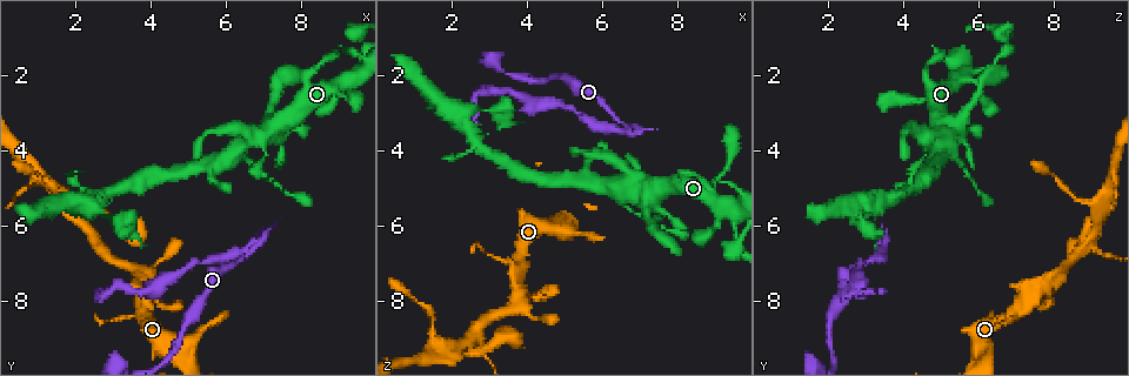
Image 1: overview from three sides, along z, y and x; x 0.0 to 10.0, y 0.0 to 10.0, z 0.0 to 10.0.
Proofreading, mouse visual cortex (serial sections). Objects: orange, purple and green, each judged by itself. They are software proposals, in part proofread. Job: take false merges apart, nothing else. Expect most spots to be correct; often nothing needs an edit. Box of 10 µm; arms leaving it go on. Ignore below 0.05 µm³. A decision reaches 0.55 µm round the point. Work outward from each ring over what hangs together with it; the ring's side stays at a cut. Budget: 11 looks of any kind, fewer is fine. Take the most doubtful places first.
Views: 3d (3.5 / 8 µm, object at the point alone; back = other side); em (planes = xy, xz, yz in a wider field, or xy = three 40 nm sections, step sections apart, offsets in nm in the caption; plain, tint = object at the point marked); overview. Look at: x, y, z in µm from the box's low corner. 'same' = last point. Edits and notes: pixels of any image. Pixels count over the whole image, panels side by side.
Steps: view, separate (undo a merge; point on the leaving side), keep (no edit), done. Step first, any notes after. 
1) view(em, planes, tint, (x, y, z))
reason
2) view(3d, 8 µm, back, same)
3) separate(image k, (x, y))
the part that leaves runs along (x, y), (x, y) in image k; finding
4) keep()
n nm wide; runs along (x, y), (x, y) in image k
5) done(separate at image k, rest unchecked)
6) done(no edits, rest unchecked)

view(3d, 8 µm, (6.55, 6.75, 3.45))
narrows sharply

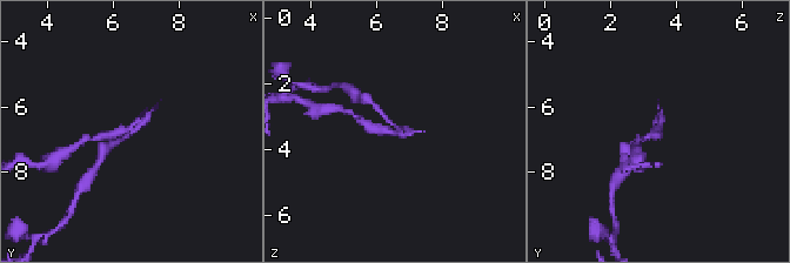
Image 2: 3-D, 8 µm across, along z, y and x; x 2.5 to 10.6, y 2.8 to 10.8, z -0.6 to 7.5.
view(3d, 3.5 µm, same)
zoom in

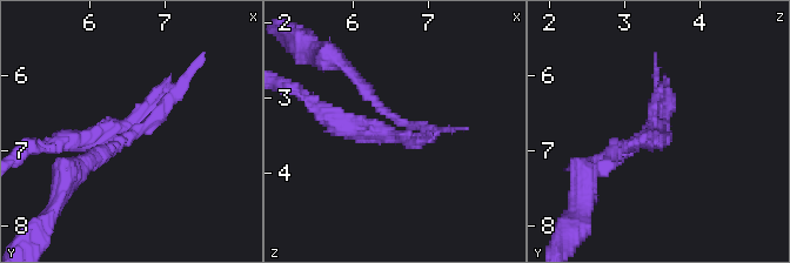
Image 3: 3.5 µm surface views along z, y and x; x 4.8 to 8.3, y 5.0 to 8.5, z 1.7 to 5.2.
view(em, xy, step 2, tint, (6.50, 6.75, 3.40))

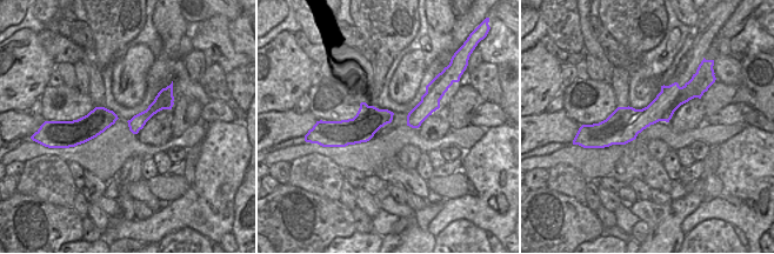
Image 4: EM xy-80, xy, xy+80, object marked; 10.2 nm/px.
separate(image 3, (354, 133))
280 nm wide; the part that leaves runs along (392, 129), (345, 126), (294, 89) in image 3; two cells meet here

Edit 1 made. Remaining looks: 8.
view(overview)

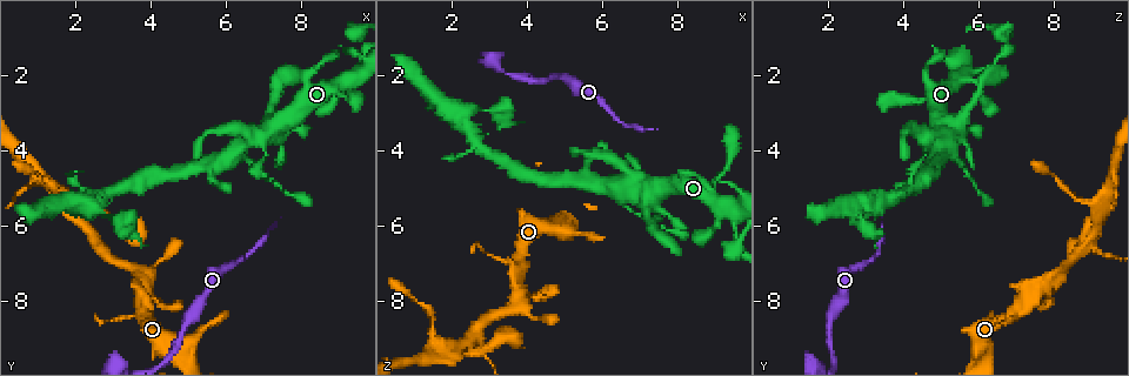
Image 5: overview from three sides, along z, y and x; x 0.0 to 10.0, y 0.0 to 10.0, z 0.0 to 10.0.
view(3d, 8 µm, (2.05, 5.60, 9.30))
four arms meet

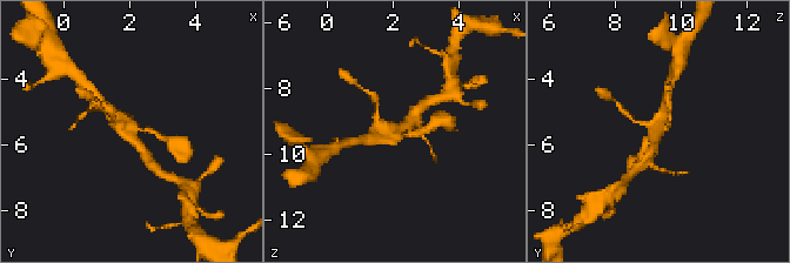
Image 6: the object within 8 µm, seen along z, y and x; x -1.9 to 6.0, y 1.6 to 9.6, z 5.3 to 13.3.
view(em, planes, tint, same)
4 arms; arms of 200, 200, 200, 300 nm; need the tissue

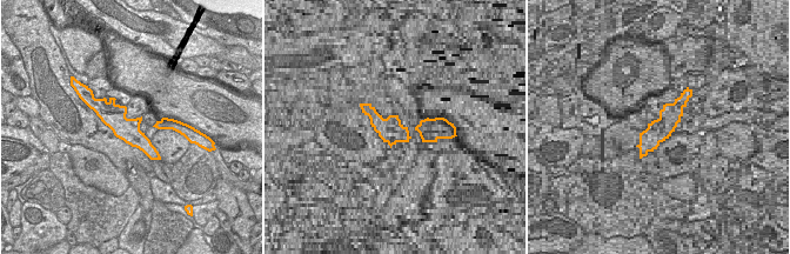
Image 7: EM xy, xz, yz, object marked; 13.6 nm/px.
keep()
runs along (102, 104), (155, 154) in image 7; one cell here

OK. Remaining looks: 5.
view(3d, 3.5 µm, back, (6.85, 3.65, 4.95))
abrupt turn

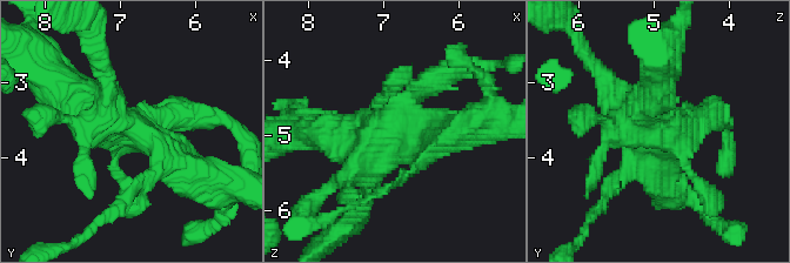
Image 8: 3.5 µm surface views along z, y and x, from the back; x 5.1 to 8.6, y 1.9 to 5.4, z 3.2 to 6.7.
view(em, xy, step 1, tint, (6.80, 3.60, 4.95))
need the tissue

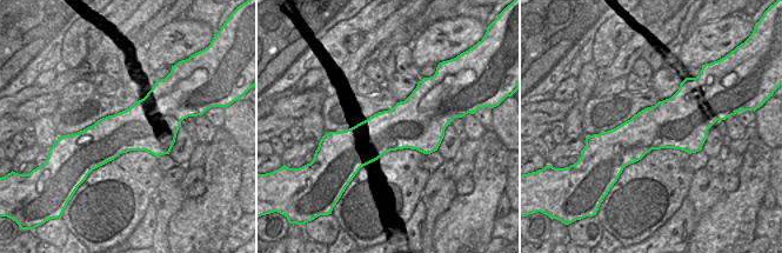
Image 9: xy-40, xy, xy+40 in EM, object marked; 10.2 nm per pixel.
keep()
runs along (67, 89), (158, 140), (193, 176) in image 8; continuous, no second cell

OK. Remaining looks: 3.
view(3d, 3.5 µm, (3.15, 5.95, 3.00))

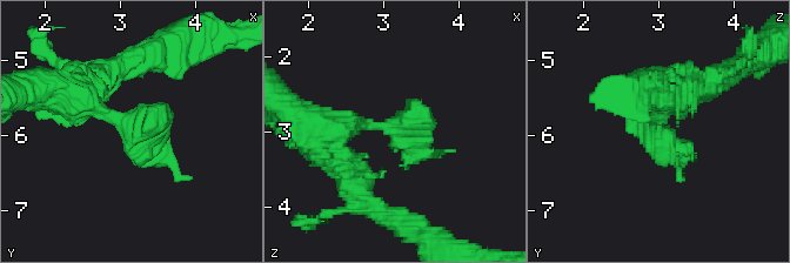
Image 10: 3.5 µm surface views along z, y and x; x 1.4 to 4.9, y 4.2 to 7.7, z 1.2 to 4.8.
view(em, xy, step 3, tint, (3.10, 5.85, 2.95))

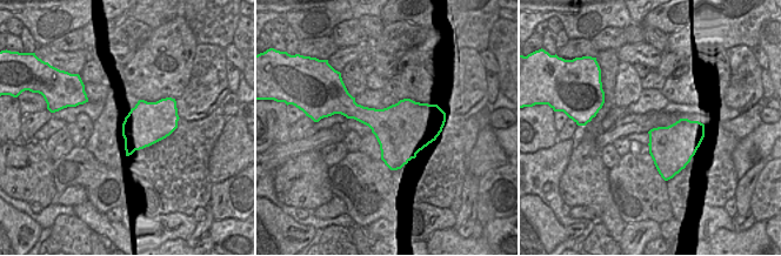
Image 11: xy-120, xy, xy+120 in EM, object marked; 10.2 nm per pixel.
view(em, planes, tint, same)

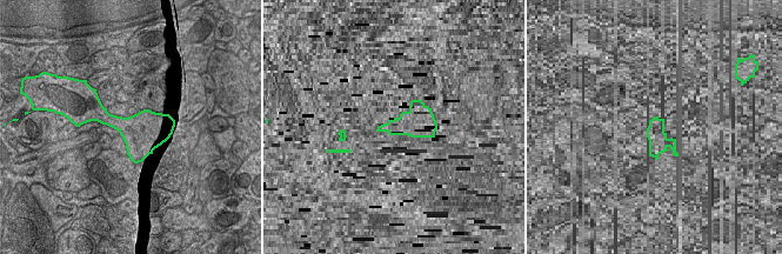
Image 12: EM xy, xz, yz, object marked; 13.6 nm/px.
keep()
runs along (62, 93), (120, 119), (178, 173) in image 10; continuous, no second cell

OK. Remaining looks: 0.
done(separate at image 3, rest unchecked)

